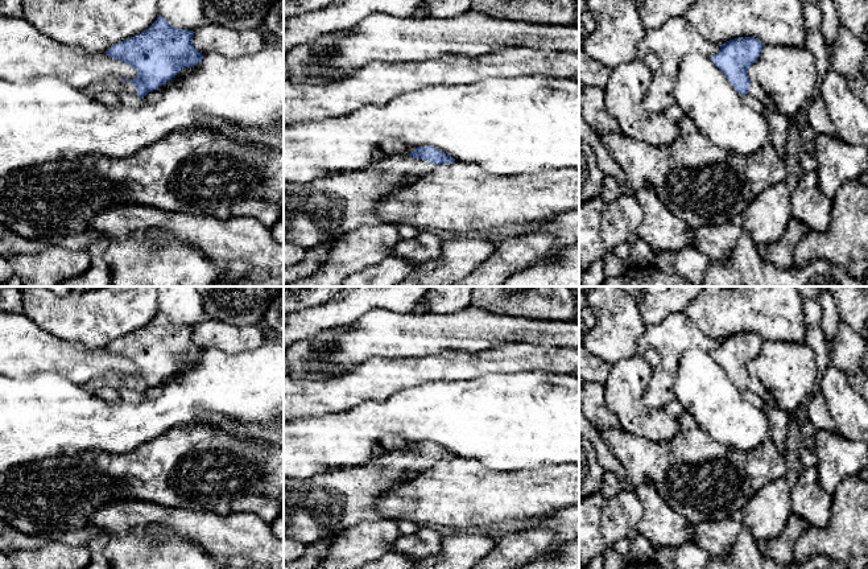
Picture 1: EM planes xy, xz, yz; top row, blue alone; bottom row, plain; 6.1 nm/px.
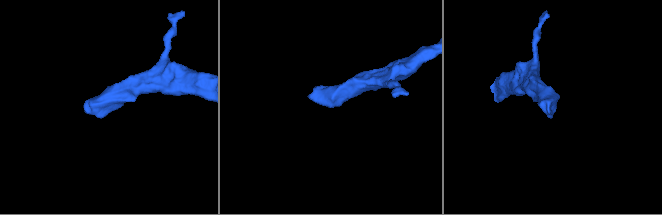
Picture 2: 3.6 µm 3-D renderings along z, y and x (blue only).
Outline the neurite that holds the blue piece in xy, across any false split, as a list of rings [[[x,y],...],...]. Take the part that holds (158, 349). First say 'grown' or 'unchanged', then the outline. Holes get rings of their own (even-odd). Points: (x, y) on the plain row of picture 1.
grown; [[[161,310],[144,327],[112,341],[104,349],[112,354],[120,355],[131,360],[137,372],[133,375],[104,374],[90,379],[83,387],[94,393],[103,388],[112,388],[115,391],[132,389],[144,393],[148,388],[160,384],[164,379],[175,374],[175,371],[185,363],[201,359],[203,350],[193,342],[194,326],[177,325],[171,322]]]

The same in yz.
grown; [[[739,333],[720,341],[711,356],[723,367],[733,384],[744,392],[749,389],[773,407],[773,397],[761,382],[748,372],[748,364],[759,355],[764,339],[755,333]]]

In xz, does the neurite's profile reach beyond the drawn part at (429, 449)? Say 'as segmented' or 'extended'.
extended

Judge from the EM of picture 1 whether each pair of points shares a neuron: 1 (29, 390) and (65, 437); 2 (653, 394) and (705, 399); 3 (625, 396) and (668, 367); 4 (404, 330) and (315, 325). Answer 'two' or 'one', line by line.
1: one
2: two
3: two
4: two

